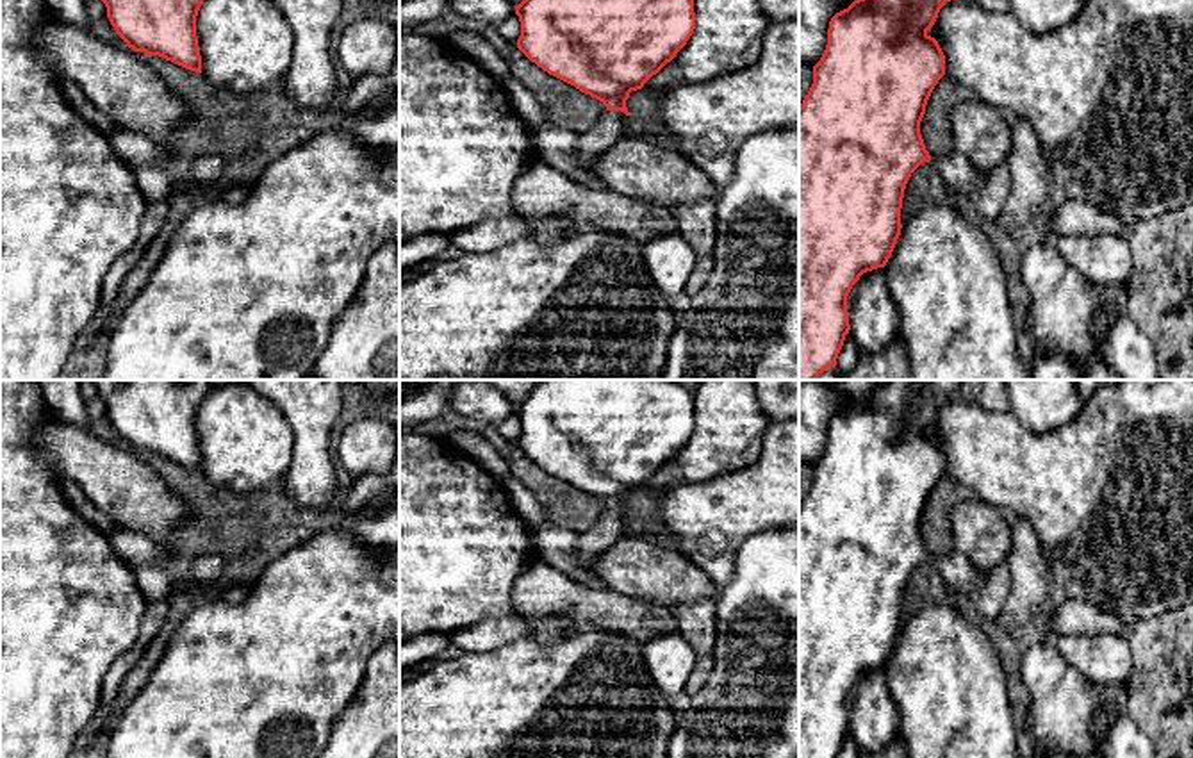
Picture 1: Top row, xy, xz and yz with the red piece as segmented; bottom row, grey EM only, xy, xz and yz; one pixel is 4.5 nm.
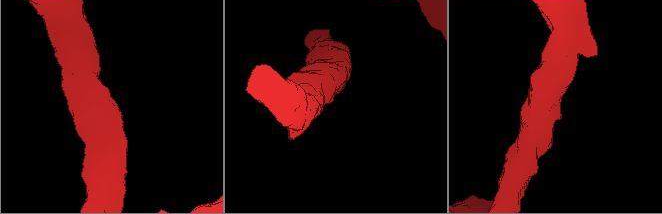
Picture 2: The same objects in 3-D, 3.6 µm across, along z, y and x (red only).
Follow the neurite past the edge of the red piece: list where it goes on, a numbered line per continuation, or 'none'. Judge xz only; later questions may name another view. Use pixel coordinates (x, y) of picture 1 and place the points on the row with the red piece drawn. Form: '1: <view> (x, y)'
1: xz (594, 141)

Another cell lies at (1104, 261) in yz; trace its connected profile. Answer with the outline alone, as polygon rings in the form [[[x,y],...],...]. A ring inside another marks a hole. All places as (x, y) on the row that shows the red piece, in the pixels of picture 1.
[[[1115,234],[1057,237],[1057,253],[1093,287],[1125,287],[1131,276],[1129,243]]]

